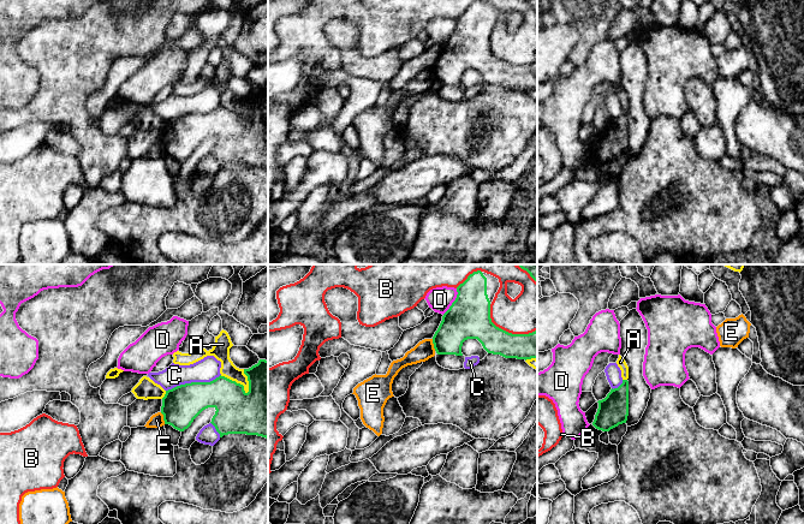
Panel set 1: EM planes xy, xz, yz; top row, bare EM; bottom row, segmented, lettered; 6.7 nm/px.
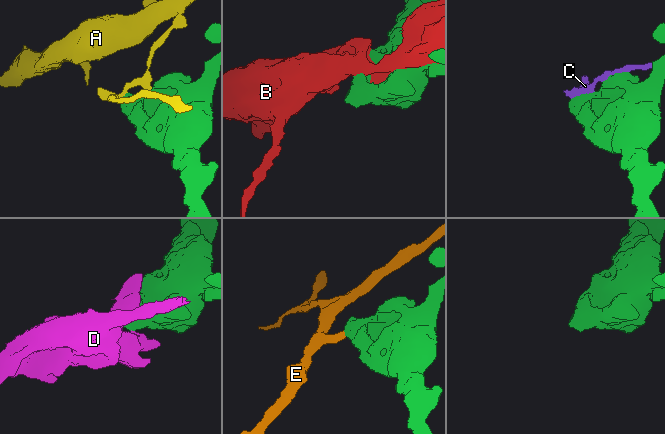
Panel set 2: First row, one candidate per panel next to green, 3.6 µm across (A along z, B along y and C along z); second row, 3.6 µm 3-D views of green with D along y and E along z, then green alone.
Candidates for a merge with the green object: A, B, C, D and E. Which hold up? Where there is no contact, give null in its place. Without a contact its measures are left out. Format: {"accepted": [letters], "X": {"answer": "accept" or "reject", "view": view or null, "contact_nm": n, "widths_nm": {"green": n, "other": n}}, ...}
{"accepted": [], "A": {"answer": "reject", "view": "xy", "contact_nm": 220, "widths_nm": {"green": 300, "other": 120}}, "B": {"answer": "reject", "view": "xz", "contact_nm": 360, "widths_nm": {"green": 280, "other": 280}}, "C": {"answer": "reject", "view": "xy", "contact_nm": 380, "widths_nm": {"green": 260, "other": 160}}, "D": {"answer": "reject", "view": "xz", "contact_nm": 200, "widths_nm": {"green": 280, "other": 160}}, "E": {"answer": "reject", "view": "xy", "contact_nm": 90, "widths_nm": {"green": 260, "other": 90}}}

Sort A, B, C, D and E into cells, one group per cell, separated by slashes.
A / B / C / D / E

